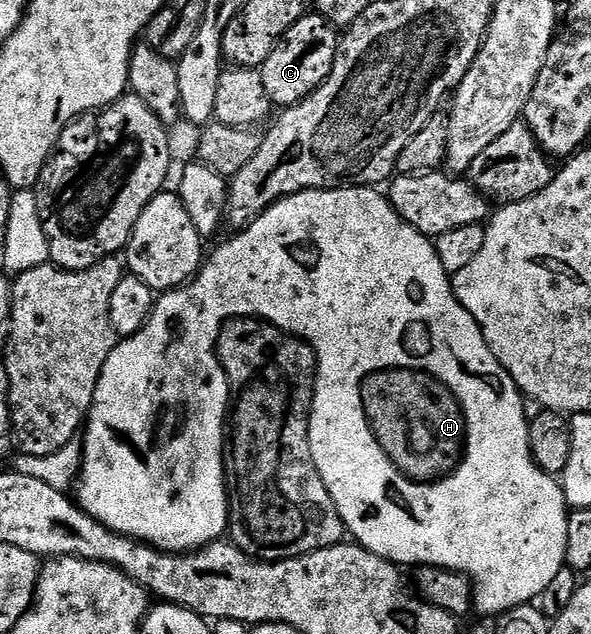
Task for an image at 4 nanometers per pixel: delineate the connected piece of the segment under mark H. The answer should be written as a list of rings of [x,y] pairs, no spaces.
[[[338,187],[337,189],[329,189],[328,191],[302,191],[296,195],[278,199],[272,207],[265,209],[265,213],[258,215],[248,227],[242,228],[238,233],[235,233],[235,236],[233,236],[228,243],[221,244],[212,255],[210,252],[209,258],[204,262],[203,266],[200,267],[198,275],[196,275],[190,283],[184,283],[183,286],[176,287],[174,291],[162,292],[162,294],[156,298],[155,308],[151,310],[151,316],[147,318],[146,325],[143,326],[137,334],[120,338],[115,344],[113,353],[109,353],[109,361],[105,361],[105,369],[101,369],[101,377],[97,381],[95,404],[91,407],[90,415],[87,416],[85,434],[81,439],[81,470],[77,480],[77,491],[79,487],[77,502],[84,511],[89,512],[97,521],[101,521],[106,527],[118,533],[118,535],[127,535],[130,539],[137,539],[140,543],[147,543],[151,547],[158,547],[161,551],[186,553],[189,551],[197,551],[200,547],[208,547],[210,543],[220,542],[229,531],[229,471],[225,466],[223,427],[219,423],[199,422],[203,419],[203,410],[211,411],[214,407],[225,406],[226,403],[228,406],[229,391],[226,386],[203,387],[203,363],[214,364],[216,362],[217,348],[219,346],[219,331],[228,319],[232,317],[262,319],[264,323],[271,323],[274,327],[280,327],[282,331],[286,331],[289,335],[296,335],[299,339],[307,340],[315,351],[317,370],[315,372],[315,396],[313,397],[313,405],[311,406],[311,446],[313,448],[313,461],[319,464],[321,481],[325,481],[325,489],[329,489],[329,493],[337,505],[337,513],[341,513],[344,528],[349,532],[350,538],[366,551],[371,551],[375,555],[380,555],[382,559],[388,559],[390,563],[396,565],[411,563],[410,565],[444,567],[450,571],[460,571],[462,575],[470,579],[472,587],[475,588],[474,610],[476,612],[480,611],[483,615],[500,614],[499,616],[502,616],[504,613],[512,611],[515,607],[521,607],[530,604],[532,601],[538,600],[540,596],[542,596],[543,590],[549,585],[549,581],[553,581],[553,577],[557,577],[559,570],[566,564],[569,506],[566,498],[563,496],[563,485],[556,476],[549,474],[547,471],[542,471],[542,469],[536,465],[535,459],[531,455],[531,446],[529,445],[529,429],[531,428],[529,414],[527,415],[526,409],[523,408],[525,396],[523,392],[519,390],[519,386],[513,381],[513,377],[509,377],[509,373],[499,364],[497,357],[493,357],[493,353],[489,349],[489,345],[485,341],[485,337],[481,333],[481,329],[477,325],[475,318],[463,308],[461,301],[457,301],[455,290],[451,288],[452,276],[447,274],[445,265],[441,265],[441,257],[437,257],[437,249],[435,248],[434,242],[432,242],[428,236],[422,235],[417,229],[413,229],[413,225],[409,225],[405,222],[404,219],[395,212],[395,208],[391,205],[390,198],[388,198],[384,192],[382,195],[379,191],[382,190],[376,189],[375,187]]]

